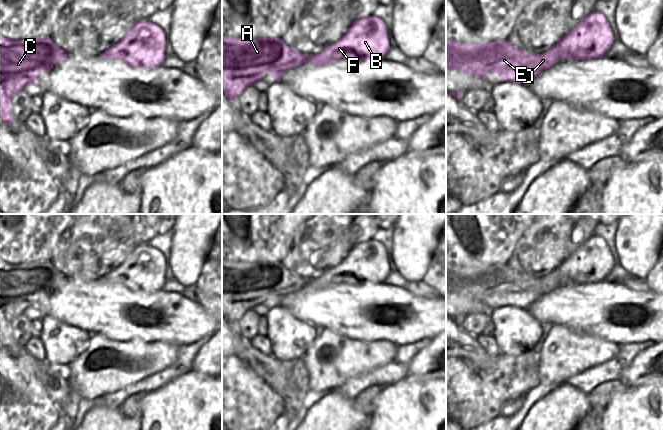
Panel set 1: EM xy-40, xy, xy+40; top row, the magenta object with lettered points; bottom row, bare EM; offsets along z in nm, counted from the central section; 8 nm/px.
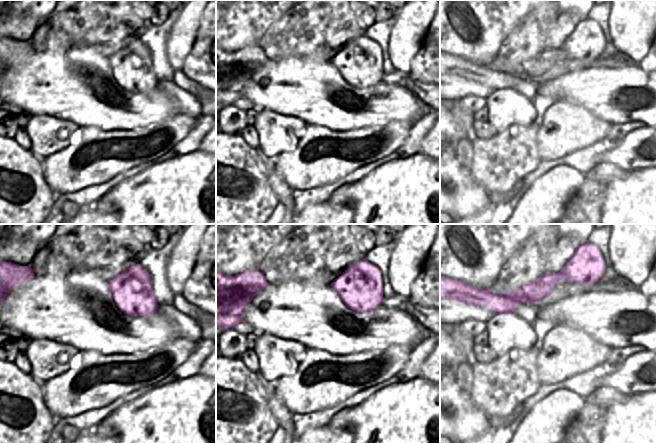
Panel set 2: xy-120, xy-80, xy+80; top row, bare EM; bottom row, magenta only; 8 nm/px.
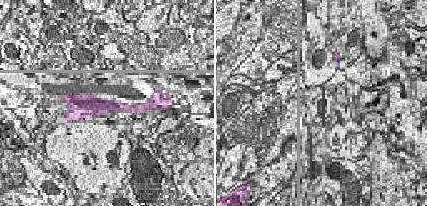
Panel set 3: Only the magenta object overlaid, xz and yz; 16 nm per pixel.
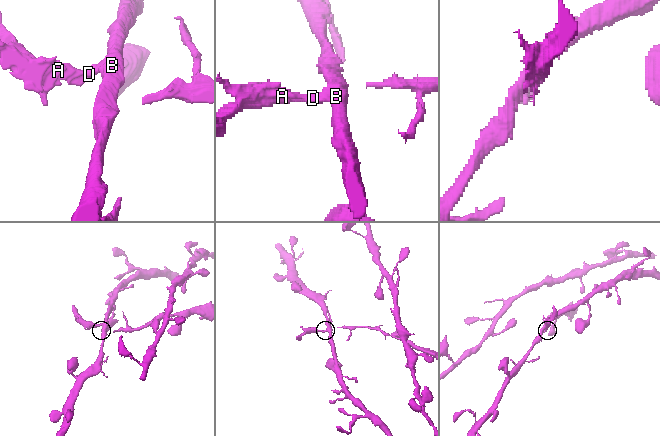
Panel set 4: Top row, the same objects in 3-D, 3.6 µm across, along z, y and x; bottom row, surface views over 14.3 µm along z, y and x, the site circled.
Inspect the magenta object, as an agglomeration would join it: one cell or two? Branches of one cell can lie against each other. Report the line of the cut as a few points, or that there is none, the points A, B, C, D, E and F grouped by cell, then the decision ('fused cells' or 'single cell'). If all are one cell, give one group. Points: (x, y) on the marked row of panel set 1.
cut in xy+40 along (520, 53), (520, 65), (522, 67), (533, 67), (542, 70); A C E / B D F; fused cells

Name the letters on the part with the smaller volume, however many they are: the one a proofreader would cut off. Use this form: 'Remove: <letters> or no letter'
Remove: A, C, E

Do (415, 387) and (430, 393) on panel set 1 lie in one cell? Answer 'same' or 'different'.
same

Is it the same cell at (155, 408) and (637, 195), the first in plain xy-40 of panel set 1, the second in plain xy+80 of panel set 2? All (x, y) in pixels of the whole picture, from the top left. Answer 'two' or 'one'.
one

